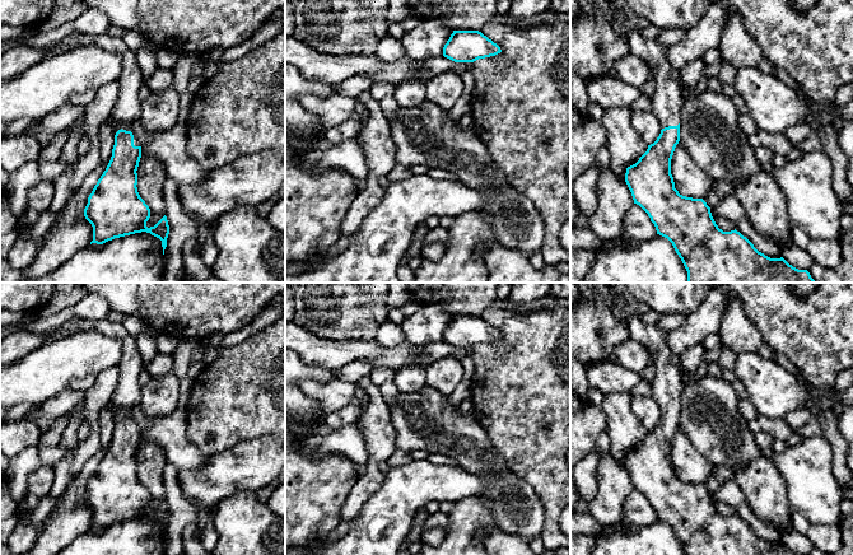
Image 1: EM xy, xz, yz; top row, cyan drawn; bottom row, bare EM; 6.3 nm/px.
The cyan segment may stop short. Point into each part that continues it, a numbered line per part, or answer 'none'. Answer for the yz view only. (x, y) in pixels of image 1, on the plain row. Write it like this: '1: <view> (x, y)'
1: yz (667, 385)

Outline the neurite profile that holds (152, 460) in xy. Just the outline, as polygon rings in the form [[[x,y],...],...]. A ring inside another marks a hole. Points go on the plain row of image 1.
[[[141,430],[141,443],[137,452],[137,477],[150,494],[150,503],[146,512],[154,512],[166,500],[166,489],[163,482],[163,470],[167,458],[163,447],[148,438]]]

